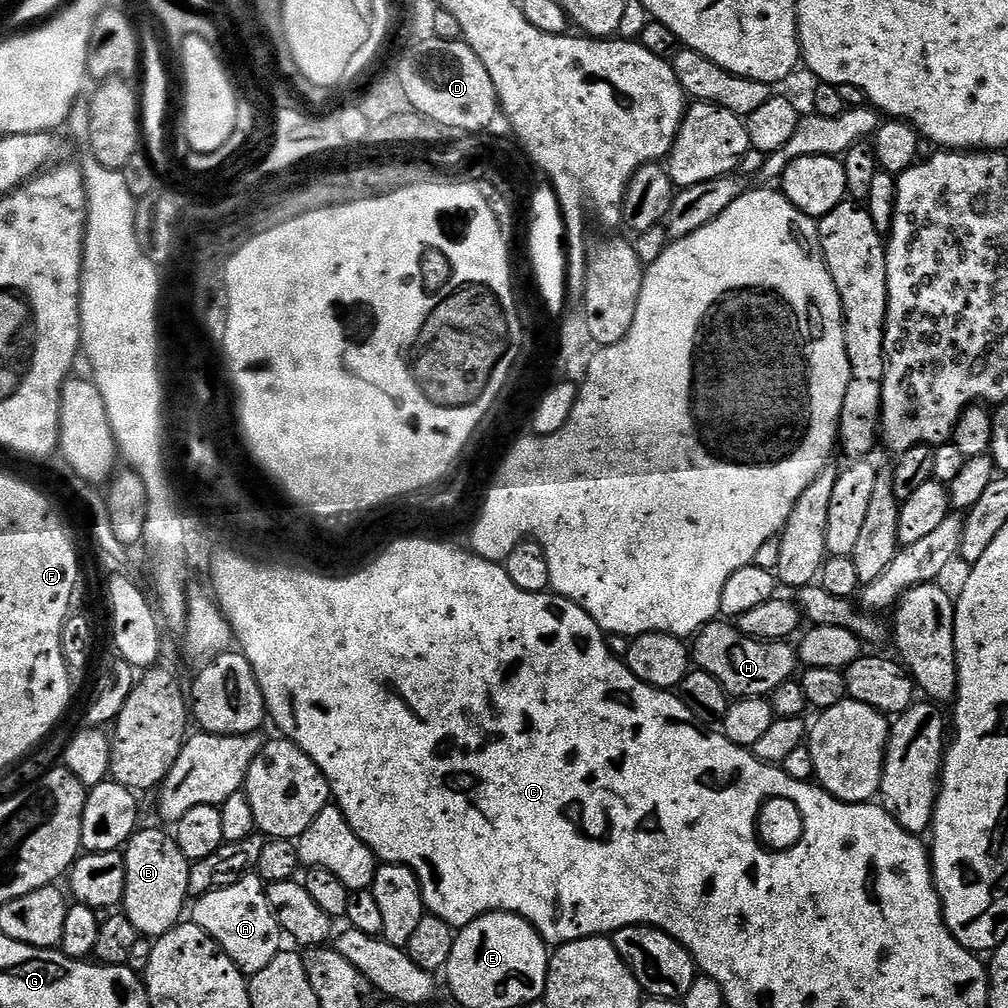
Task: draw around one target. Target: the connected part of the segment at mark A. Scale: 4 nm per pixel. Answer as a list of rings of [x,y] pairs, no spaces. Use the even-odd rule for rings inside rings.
[[[255,874],[243,876],[230,886],[195,897],[190,908],[190,920],[240,967],[245,977],[251,978],[266,970],[266,966],[270,966],[270,962],[274,962],[274,958],[282,951],[281,926],[268,901],[266,885]]]

